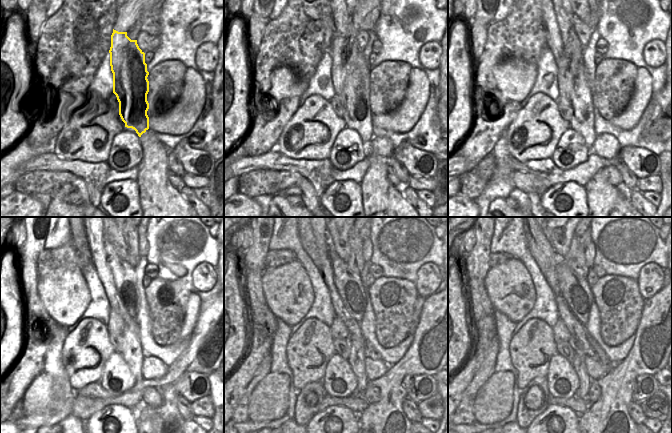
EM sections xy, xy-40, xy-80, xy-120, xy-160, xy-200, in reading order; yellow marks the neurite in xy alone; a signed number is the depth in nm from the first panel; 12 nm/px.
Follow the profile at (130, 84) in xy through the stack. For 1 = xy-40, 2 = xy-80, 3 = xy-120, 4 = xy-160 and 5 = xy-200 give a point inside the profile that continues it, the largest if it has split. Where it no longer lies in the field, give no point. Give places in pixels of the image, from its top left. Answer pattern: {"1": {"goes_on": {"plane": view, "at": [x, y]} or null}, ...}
{"1": {"goes_on": {"plane": "xy-40", "at": [350, 72]}}, "2": {"goes_on": {"plane": "xy-80", "at": [582, 121]}}, "3": {"goes_on": {"plane": "xy-120", "at": [132, 349]}}, "4": {"goes_on": {"plane": "xy-160", "at": [357, 356]}}, "5": {"goes_on": {"plane": "xy-200", "at": [579, 366]}}}

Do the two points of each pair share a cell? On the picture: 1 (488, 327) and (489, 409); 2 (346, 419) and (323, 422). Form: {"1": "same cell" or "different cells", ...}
{"1": "different cells", "2": "same cell"}

